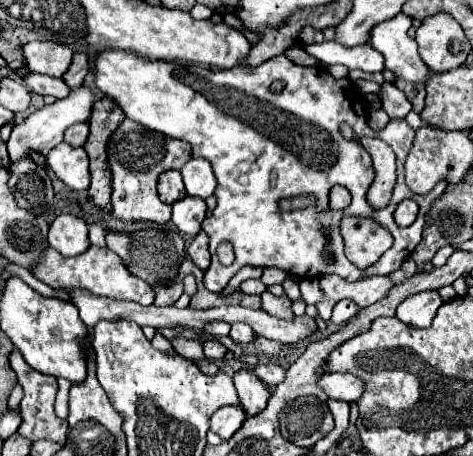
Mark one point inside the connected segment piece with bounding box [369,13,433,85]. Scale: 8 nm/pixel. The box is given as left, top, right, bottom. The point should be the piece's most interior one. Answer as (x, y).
(390, 38)

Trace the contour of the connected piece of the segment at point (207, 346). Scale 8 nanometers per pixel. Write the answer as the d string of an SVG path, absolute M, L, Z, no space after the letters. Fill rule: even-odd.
M205 341L203 343L203 353L205 353L205 357L207 359L223 359L225 357L225 353L227 353L227 347L225 345L221 345L219 341Z

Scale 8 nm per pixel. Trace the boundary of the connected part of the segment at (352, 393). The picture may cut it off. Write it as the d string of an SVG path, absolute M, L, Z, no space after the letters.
M327 373L321 377L319 385L329 399L341 399L347 403L357 401L365 391L365 381L351 373Z

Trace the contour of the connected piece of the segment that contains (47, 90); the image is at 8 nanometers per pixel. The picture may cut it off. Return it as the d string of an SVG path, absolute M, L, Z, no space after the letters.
M29 73L27 77L23 77L25 85L39 93L39 95L53 95L55 99L63 99L69 95L69 87L65 85L63 79L55 79L55 77L49 77L49 75L39 75L39 73Z

